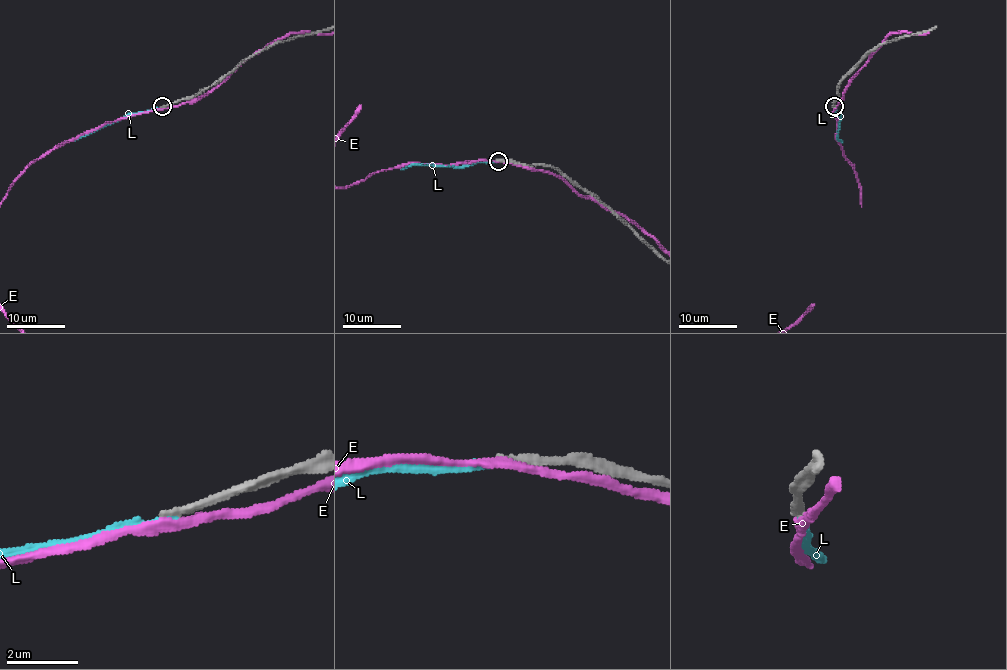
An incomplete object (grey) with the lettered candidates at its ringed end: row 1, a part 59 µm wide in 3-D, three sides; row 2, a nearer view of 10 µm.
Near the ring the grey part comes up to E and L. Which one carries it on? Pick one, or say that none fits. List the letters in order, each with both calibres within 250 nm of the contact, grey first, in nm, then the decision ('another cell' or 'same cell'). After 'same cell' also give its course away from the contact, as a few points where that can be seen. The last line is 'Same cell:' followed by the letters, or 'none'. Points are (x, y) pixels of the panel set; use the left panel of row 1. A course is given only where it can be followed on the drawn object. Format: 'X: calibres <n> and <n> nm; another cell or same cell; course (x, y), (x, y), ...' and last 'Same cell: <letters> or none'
E: calibres 240 and 240 nm; another cell
L: calibres 240 and 150 nm; same cell
Same cell: L

